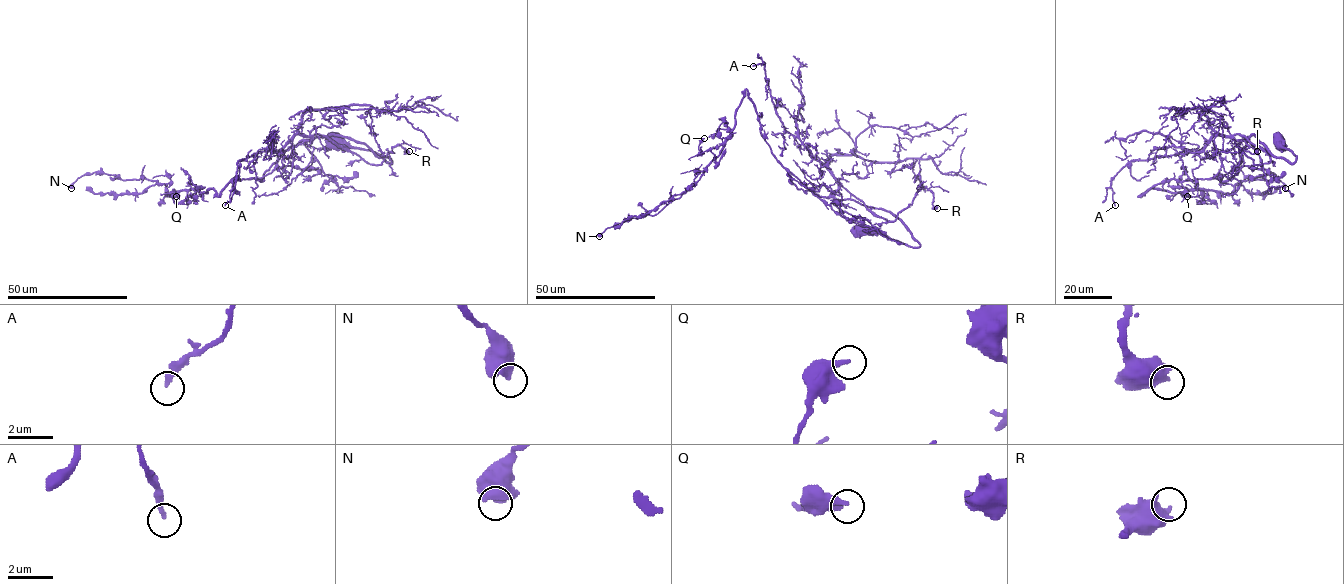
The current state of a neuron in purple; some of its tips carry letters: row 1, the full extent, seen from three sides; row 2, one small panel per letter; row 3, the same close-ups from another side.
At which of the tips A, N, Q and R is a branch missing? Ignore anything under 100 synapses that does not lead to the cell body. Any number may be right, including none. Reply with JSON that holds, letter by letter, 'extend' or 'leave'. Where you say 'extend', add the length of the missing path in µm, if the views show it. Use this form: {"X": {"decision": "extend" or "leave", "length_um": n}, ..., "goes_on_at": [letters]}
{"A": {"decision": "leave"}, "N": {"decision": "leave"}, "Q": {"decision": "leave"}, "R": {"decision": "leave"}, "goes_on_at": []}

